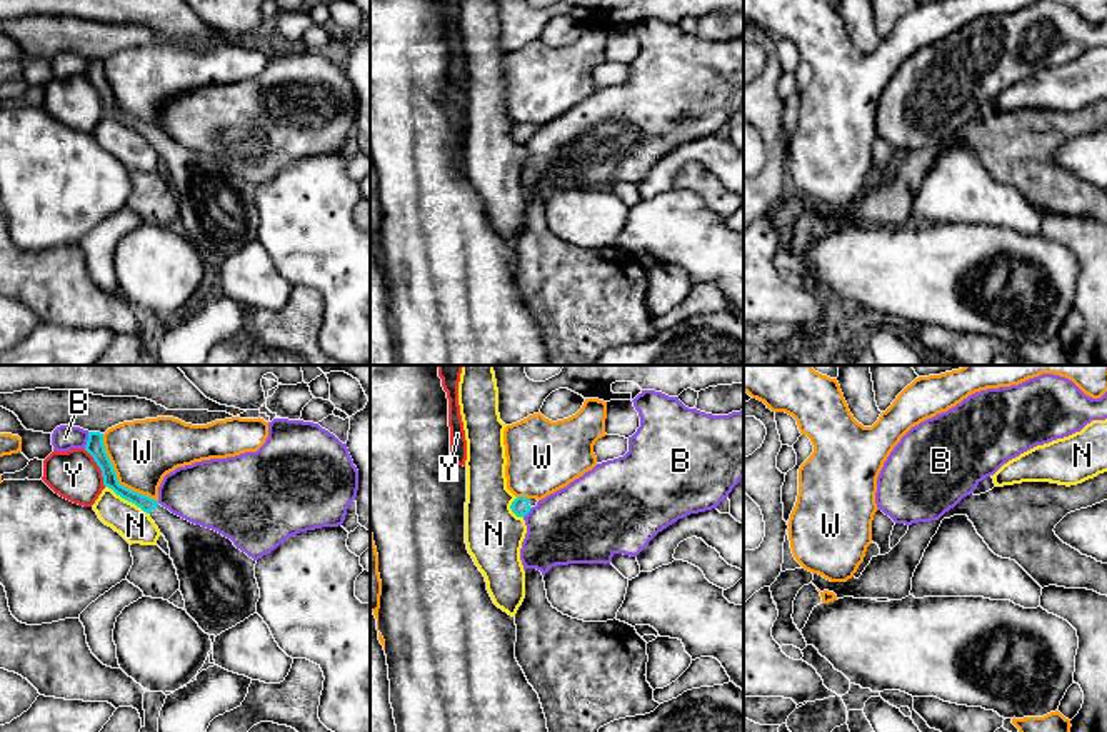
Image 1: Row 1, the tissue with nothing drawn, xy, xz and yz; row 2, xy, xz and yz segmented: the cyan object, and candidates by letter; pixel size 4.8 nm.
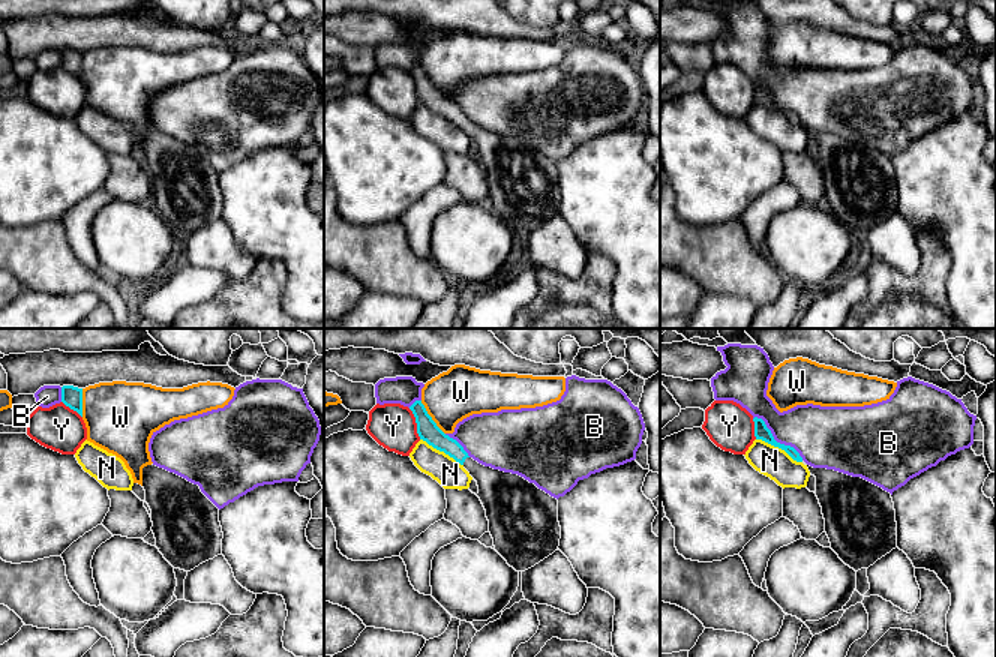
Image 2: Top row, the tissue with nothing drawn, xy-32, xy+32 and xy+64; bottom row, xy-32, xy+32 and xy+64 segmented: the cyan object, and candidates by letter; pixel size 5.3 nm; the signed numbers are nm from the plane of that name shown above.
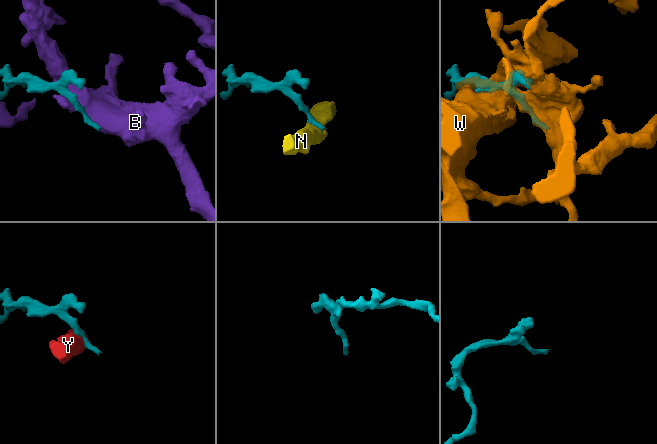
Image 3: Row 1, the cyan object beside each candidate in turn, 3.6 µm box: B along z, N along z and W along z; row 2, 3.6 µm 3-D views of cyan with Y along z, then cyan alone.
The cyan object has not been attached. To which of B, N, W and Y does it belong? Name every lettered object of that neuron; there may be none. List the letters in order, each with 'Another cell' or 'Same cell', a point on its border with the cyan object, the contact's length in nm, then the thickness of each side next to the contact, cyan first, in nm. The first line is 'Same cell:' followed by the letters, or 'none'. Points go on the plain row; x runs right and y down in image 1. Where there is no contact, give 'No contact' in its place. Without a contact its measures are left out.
Same cell: none
B: Another cell. Touches cyan at xy (87, 67). Shared border 80 nm. Thickness 90 nm (cyan) against 130 nm
N: Another cell. Touches cyan at xy (127, 125). Shared border 240 nm. Thickness 70 nm (cyan) against 160 nm
W: Another cell. Touches cyan at xy (115, 104). Shared border 420 nm. Thickness 90 nm (cyan) against 320 nm
Y: Another cell. Touches cyan at xy (99, 92). Shared border 220 nm. Thickness 90 nm (cyan) against 240 nm

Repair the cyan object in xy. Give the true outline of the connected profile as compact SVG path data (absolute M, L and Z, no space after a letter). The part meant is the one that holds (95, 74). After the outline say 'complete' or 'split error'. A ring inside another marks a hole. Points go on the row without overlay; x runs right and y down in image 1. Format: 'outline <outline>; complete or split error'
outline M88 58L85 77L100 93L103 112L147 138L168 168L185 237L205 260L217 263L257 238L257 187L222 160L195 152L157 127L120 112L105 78L103 60Z; split error

